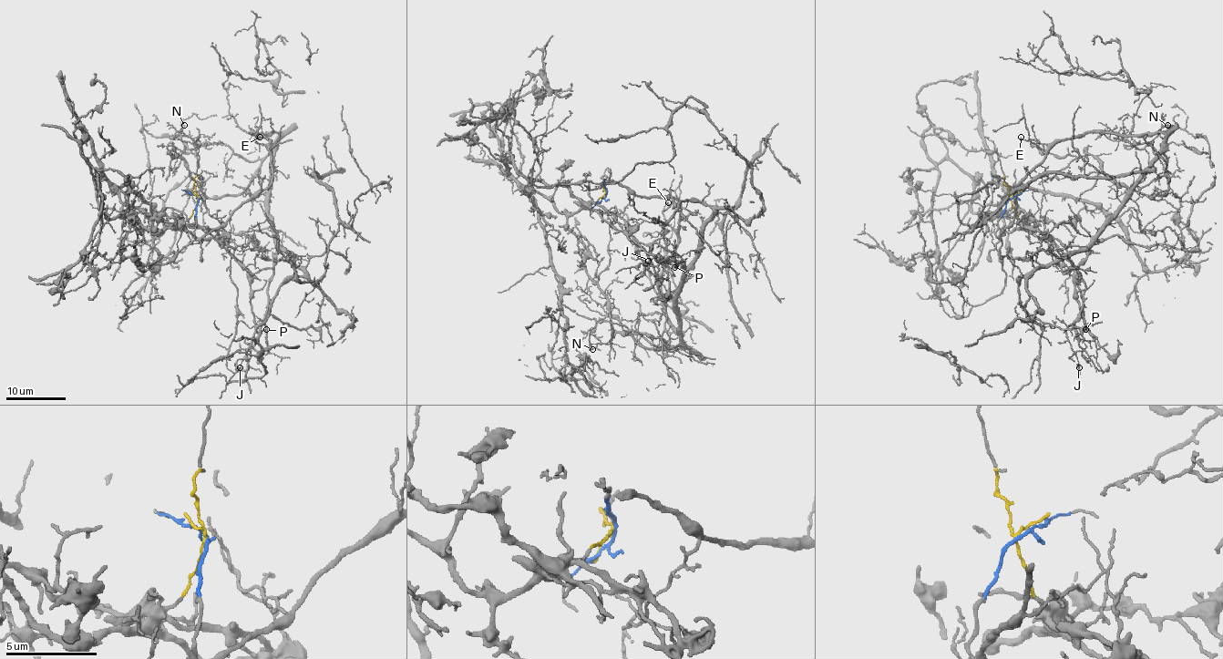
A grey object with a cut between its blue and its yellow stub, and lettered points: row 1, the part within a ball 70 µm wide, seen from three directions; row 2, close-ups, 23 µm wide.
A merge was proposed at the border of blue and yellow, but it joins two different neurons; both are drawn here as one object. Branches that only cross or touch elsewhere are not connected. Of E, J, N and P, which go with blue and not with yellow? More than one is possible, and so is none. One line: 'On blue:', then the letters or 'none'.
On blue: E, J, N, P

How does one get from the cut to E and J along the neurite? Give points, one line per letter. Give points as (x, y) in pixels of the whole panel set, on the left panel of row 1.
E: (198, 197), (194, 239), (203, 239), (270, 183), (272, 164), (267, 148), (254, 139), (260, 138)
J: (198, 197), (203, 239), (270, 183), (270, 142), (252, 133), (278, 134), (276, 258), (241, 367)

